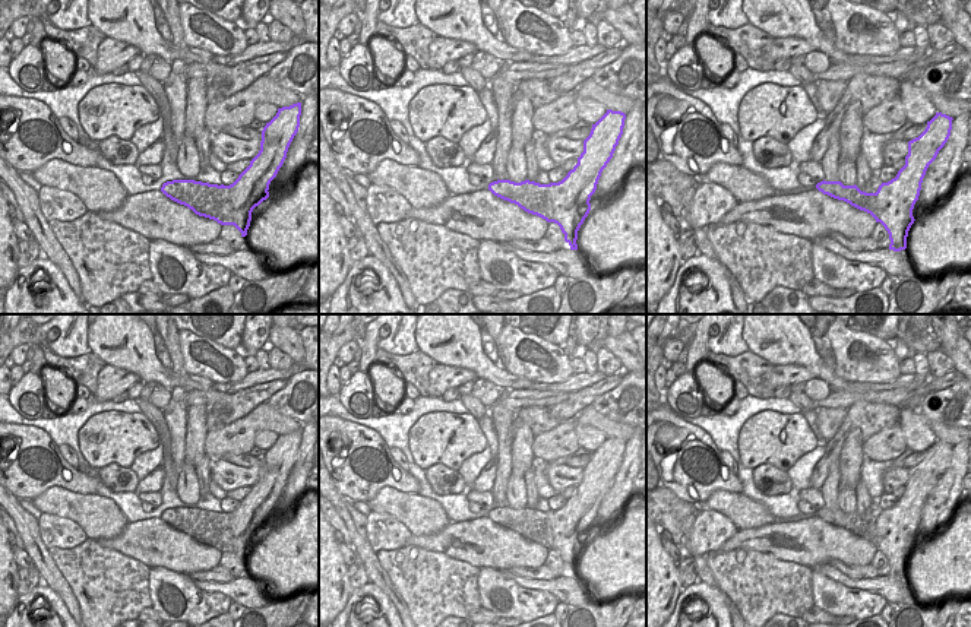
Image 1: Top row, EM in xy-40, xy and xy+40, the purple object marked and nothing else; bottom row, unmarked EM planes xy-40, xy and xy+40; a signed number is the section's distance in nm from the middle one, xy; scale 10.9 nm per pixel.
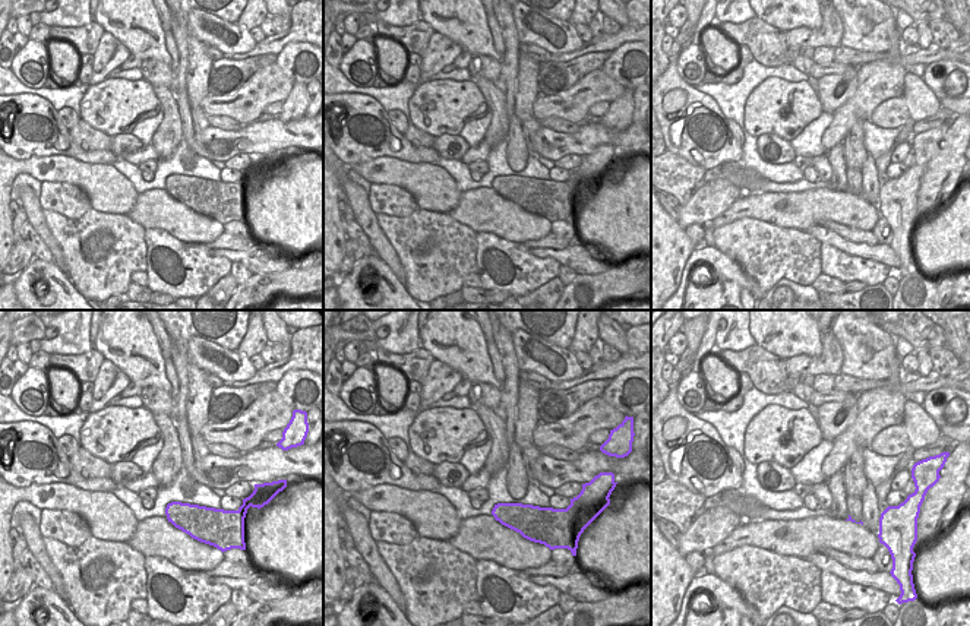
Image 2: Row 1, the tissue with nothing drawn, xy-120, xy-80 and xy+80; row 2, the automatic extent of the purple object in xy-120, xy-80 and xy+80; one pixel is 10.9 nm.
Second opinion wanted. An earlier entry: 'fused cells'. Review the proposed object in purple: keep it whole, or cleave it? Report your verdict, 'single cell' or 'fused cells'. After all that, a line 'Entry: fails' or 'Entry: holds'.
fused cells
Entry: holds

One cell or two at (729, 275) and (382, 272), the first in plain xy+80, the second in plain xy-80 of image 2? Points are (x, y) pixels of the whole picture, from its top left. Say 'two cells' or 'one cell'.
one cell

